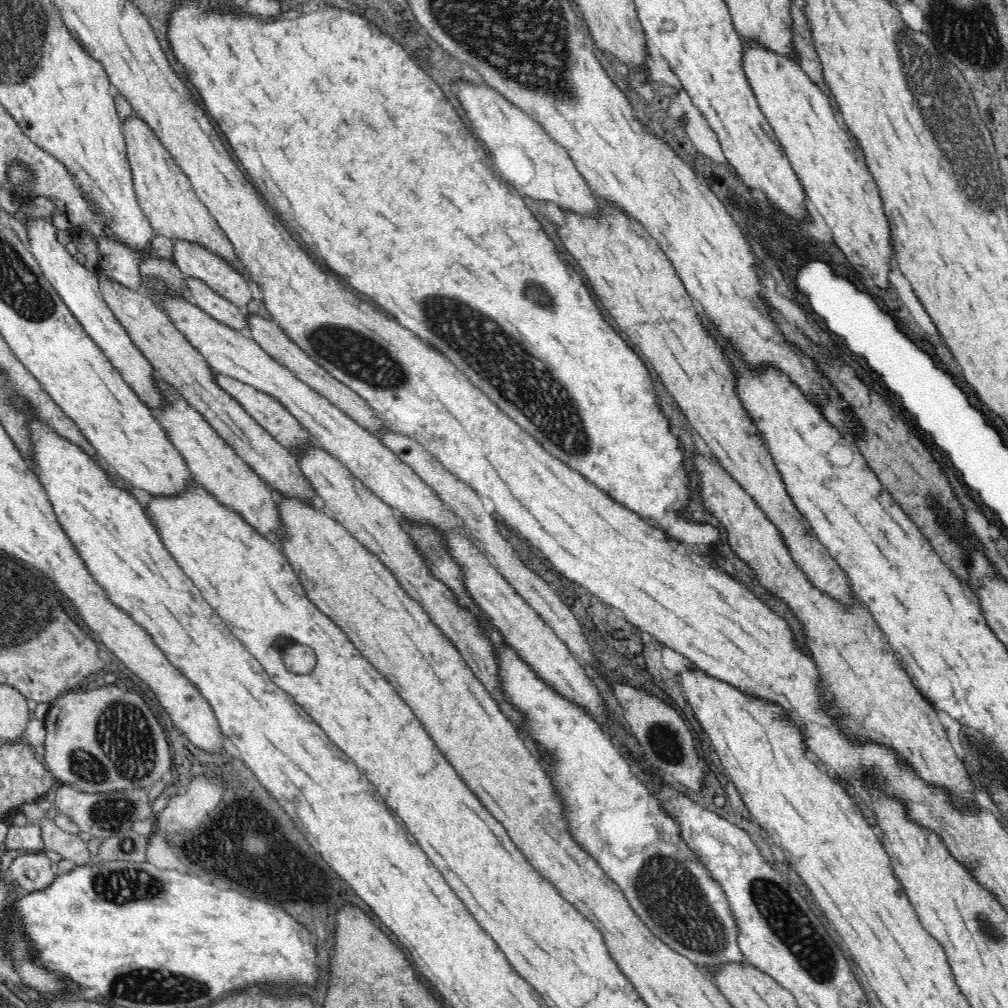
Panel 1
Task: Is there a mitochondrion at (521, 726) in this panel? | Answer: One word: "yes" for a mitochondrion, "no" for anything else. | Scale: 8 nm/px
no

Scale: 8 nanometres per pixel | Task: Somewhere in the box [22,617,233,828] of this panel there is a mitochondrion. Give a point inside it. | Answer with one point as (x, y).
(128, 748)

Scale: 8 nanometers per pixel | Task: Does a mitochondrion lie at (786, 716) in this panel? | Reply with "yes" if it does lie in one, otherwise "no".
no

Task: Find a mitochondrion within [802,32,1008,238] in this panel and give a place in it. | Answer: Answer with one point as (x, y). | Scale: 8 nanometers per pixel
(963, 146)

